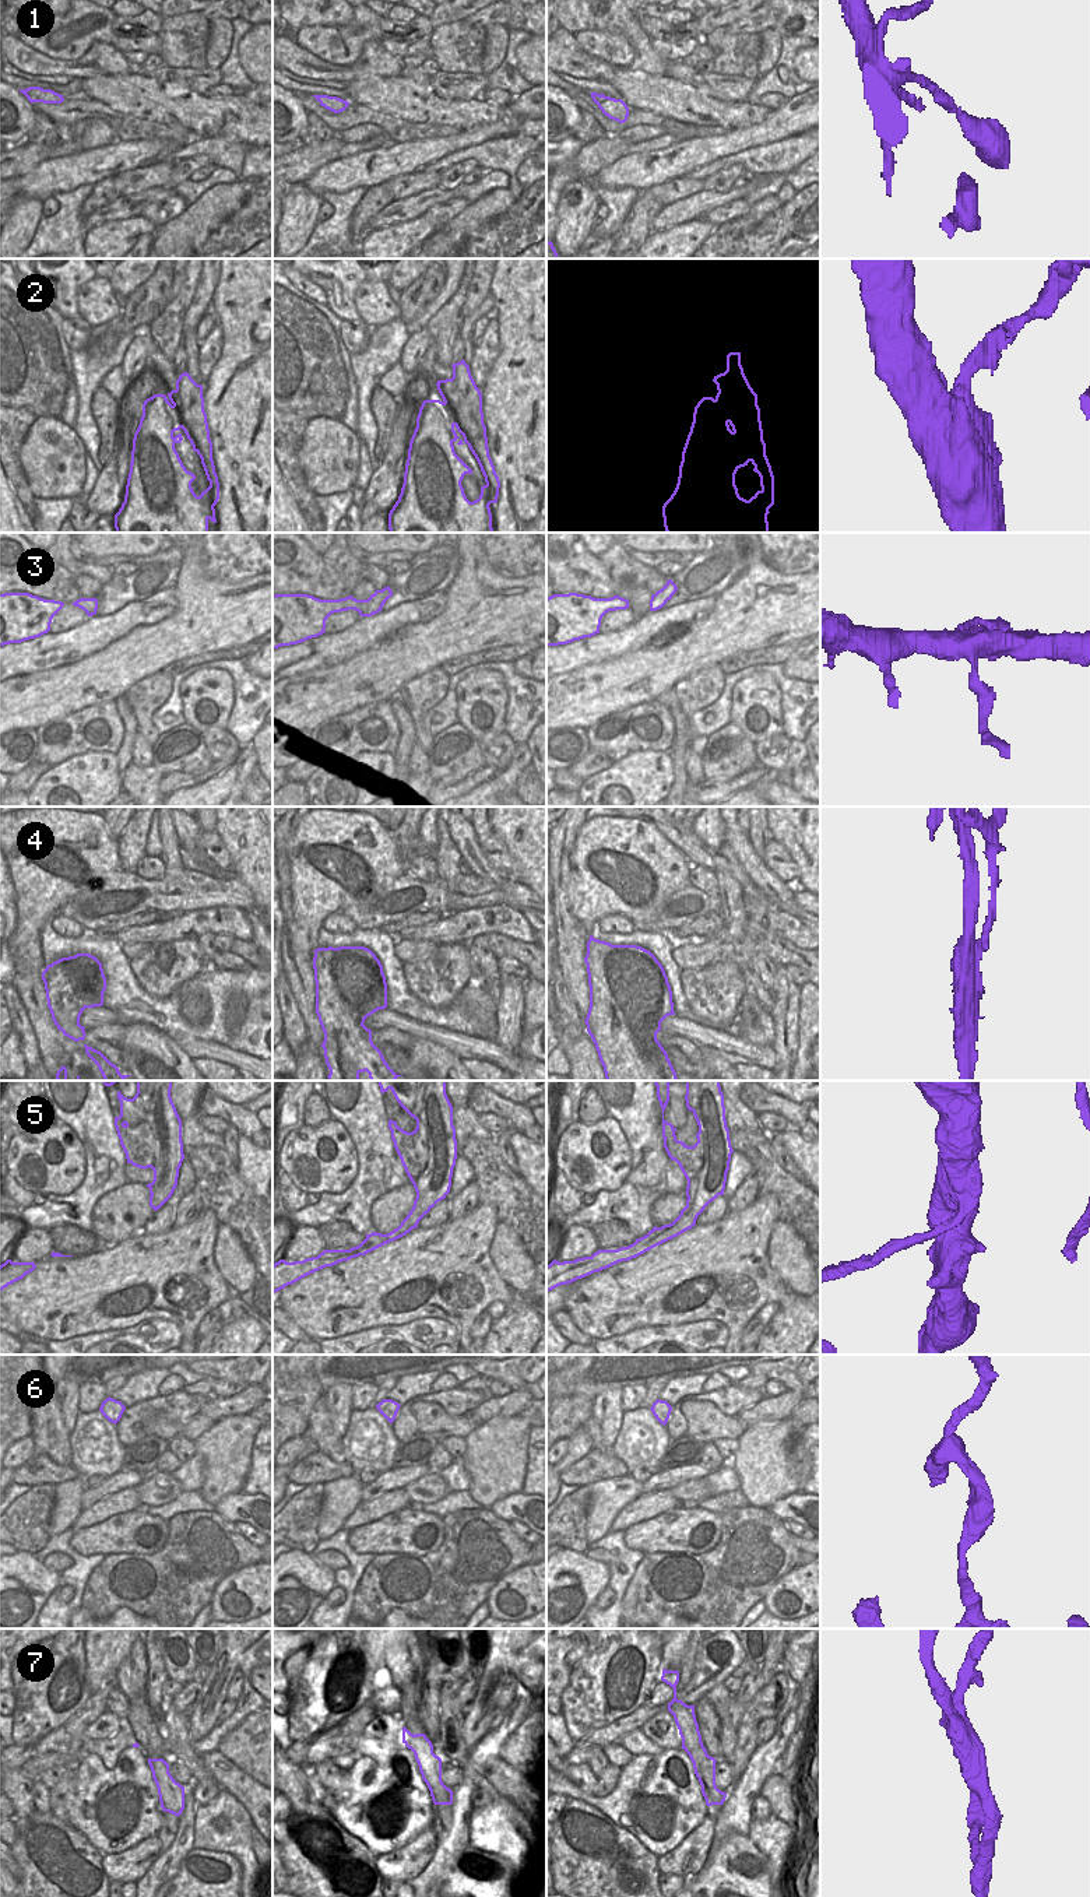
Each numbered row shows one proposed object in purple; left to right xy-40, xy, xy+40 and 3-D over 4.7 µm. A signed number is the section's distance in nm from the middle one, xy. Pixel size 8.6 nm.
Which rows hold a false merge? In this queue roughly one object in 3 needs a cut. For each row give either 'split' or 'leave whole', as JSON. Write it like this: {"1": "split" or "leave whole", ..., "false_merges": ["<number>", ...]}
{"1": "leave whole", "2": "split", "3": "leave whole", "4": "split", "5": "split", "6": "leave whole", "7": "split", "false_merges": ["2", "4", "5", "7"]}

